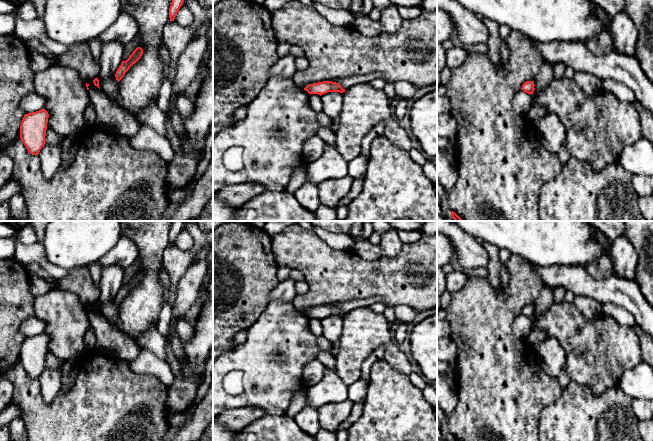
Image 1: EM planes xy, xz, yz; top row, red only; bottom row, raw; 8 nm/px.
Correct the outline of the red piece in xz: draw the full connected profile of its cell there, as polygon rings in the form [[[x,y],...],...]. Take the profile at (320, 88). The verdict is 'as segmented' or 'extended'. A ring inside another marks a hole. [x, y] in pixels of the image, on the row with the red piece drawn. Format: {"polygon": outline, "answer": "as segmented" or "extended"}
{"polygon": [[[323,81],[309,84],[304,88],[304,90],[307,91],[310,95],[318,94],[320,96],[328,92],[345,92],[345,89],[343,89],[340,84],[332,81]]], "answer": "as segmented"}

